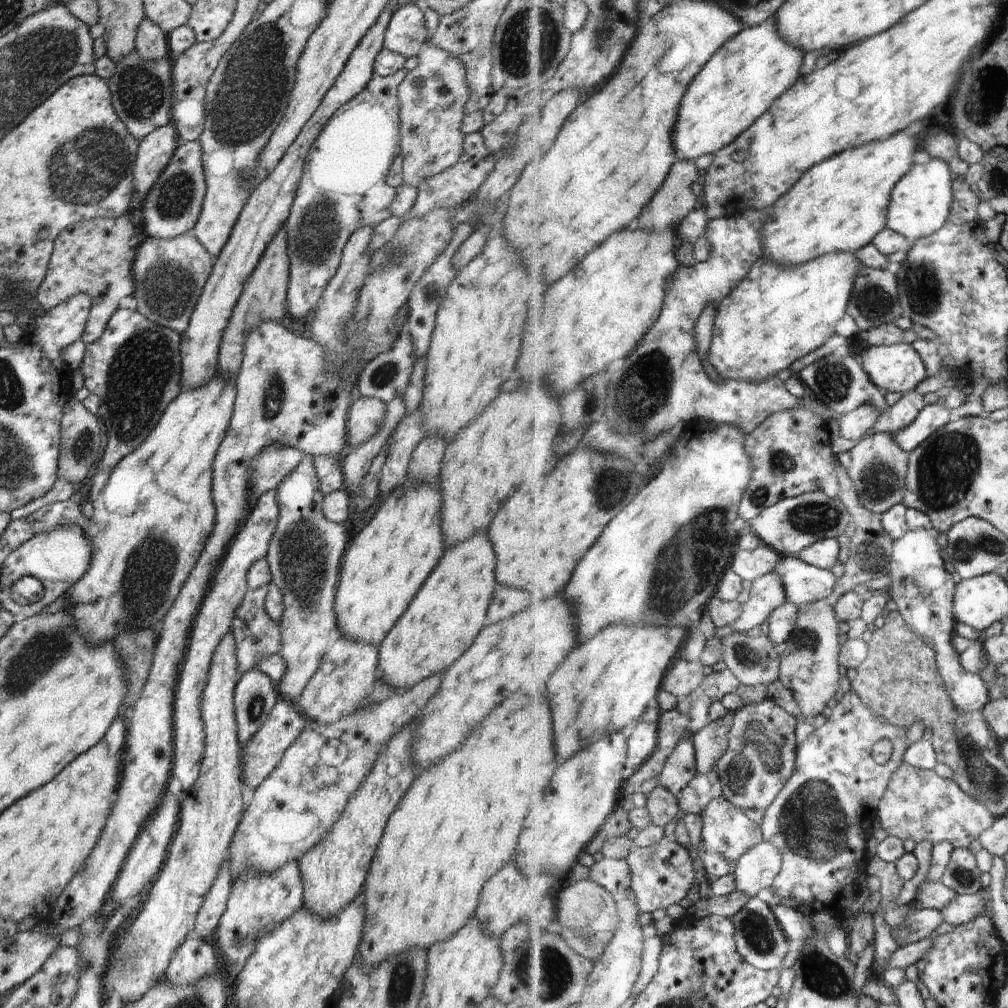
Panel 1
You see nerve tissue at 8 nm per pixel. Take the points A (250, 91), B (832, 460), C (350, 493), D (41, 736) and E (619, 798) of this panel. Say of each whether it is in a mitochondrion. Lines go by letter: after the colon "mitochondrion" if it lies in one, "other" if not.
A: mitochondrion
B: other
C: other
D: other
E: other

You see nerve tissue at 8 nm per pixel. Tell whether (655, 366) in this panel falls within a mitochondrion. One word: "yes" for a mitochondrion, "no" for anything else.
yes

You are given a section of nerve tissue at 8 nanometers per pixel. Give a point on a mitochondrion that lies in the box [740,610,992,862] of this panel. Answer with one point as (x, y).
(805, 642)

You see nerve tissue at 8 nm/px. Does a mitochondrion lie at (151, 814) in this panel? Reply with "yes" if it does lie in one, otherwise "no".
no

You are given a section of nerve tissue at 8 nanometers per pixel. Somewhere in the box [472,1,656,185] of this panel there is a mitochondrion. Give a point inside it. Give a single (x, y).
(535, 35)

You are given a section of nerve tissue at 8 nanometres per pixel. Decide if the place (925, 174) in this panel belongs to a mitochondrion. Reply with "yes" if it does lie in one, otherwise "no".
no

